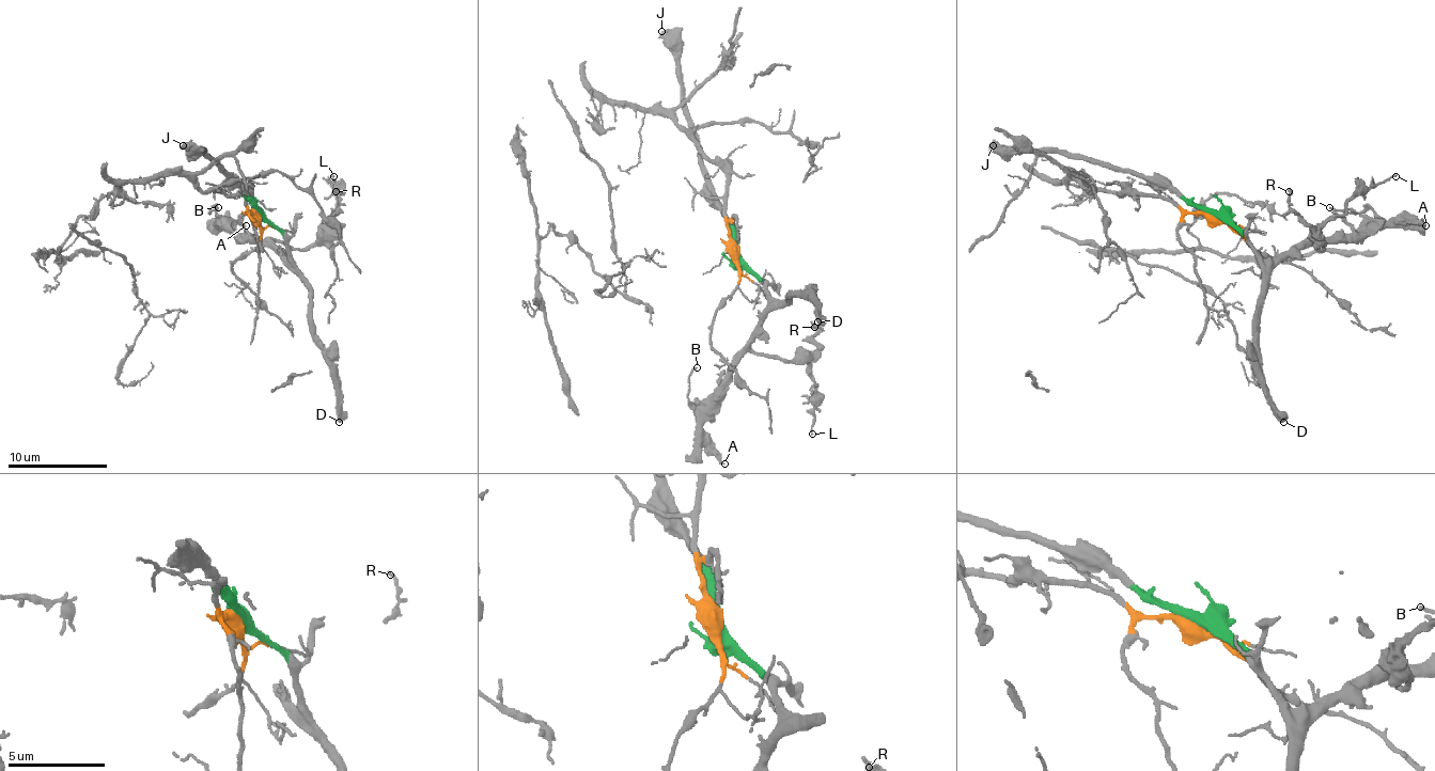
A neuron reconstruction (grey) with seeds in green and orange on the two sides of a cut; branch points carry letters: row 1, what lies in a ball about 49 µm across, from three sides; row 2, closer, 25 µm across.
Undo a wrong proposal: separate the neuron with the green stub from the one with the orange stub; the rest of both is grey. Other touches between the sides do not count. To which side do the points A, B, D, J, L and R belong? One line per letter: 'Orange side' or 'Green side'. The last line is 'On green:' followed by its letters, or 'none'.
A: Green side
B: Green side
D: Green side
J: Green side
L: Green side
R: Green side
On green: A, B, D, J, L, R

